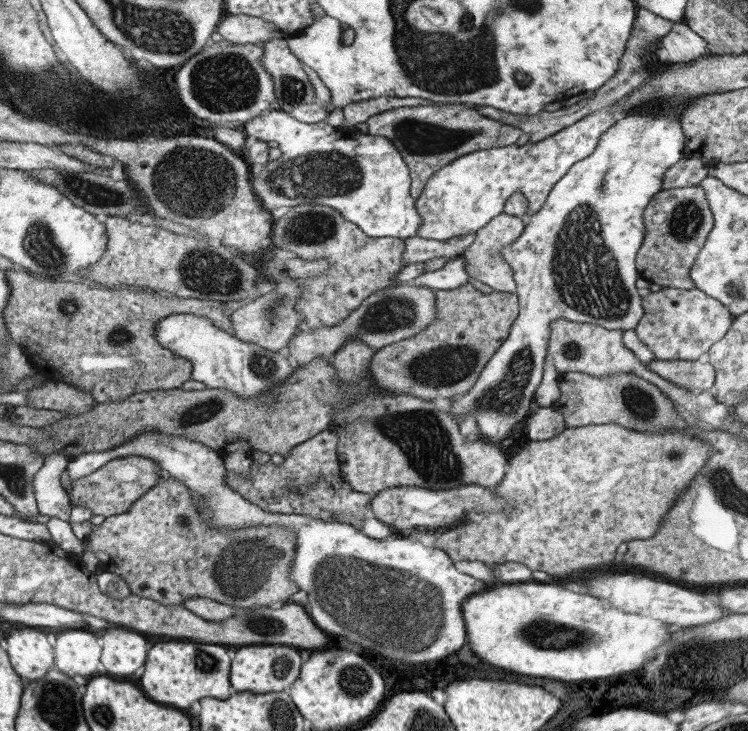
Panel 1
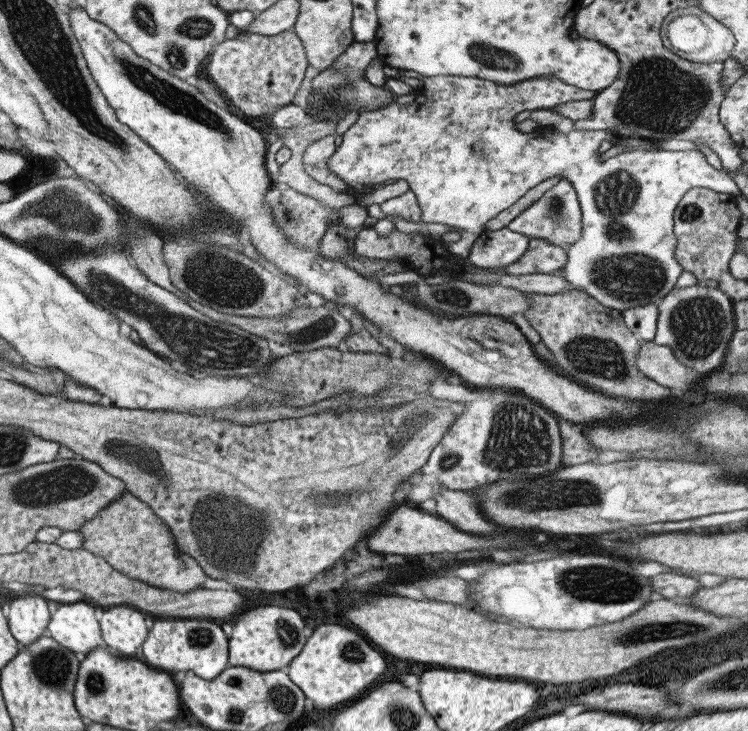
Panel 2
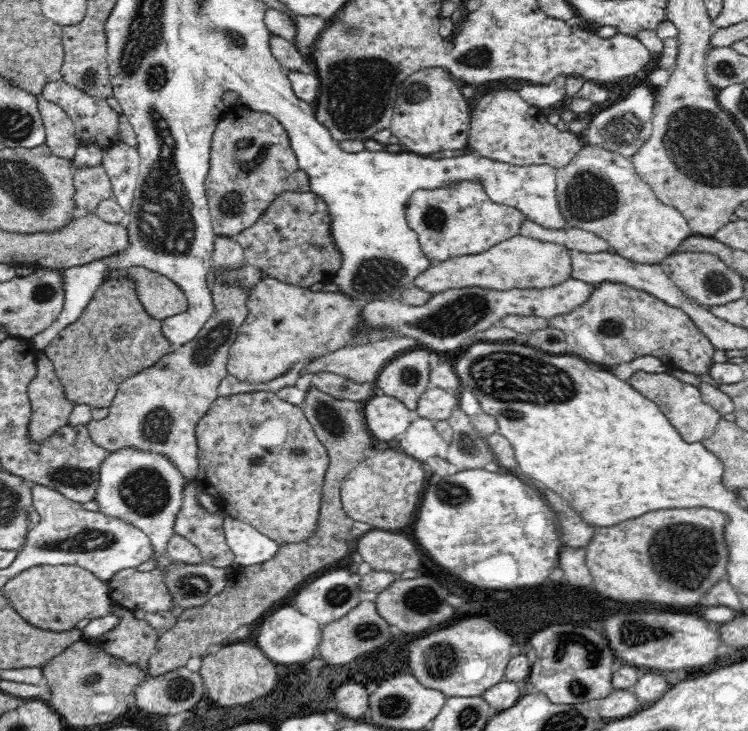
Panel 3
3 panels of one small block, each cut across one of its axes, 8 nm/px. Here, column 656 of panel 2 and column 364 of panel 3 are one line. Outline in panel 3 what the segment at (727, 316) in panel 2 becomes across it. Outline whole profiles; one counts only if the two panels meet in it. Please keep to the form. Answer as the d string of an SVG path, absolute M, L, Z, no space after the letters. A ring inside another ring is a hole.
M266 277L252 287L247 299L248 317L240 326L229 348L227 371L240 382L269 383L284 376L296 364L314 361L326 353L353 347L386 337L396 337L394 329L372 329L362 317L364 306L340 292L312 292Z

